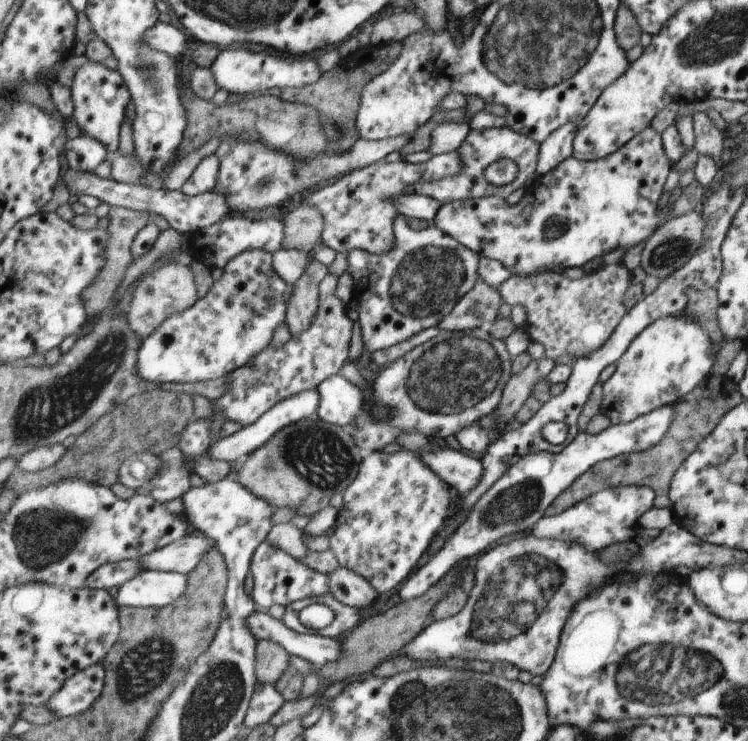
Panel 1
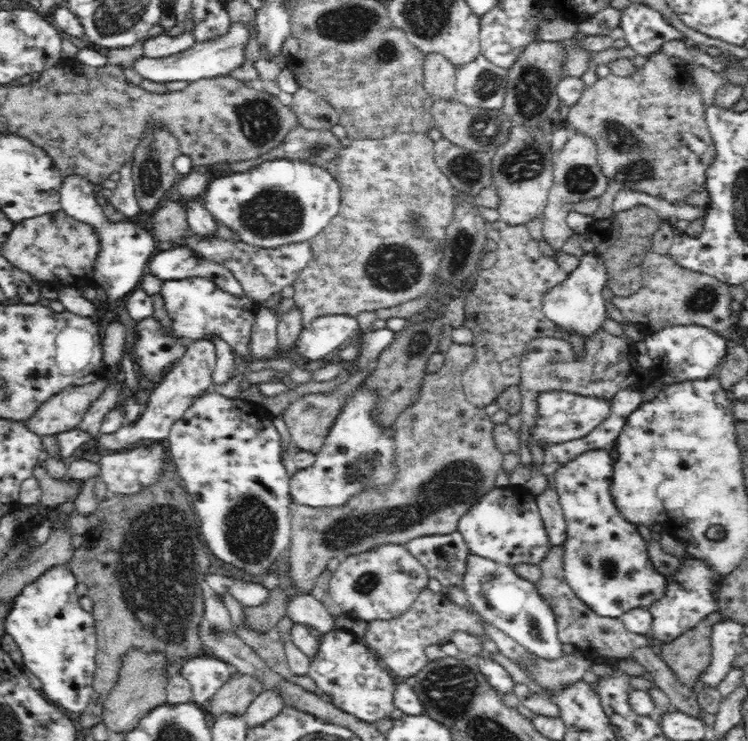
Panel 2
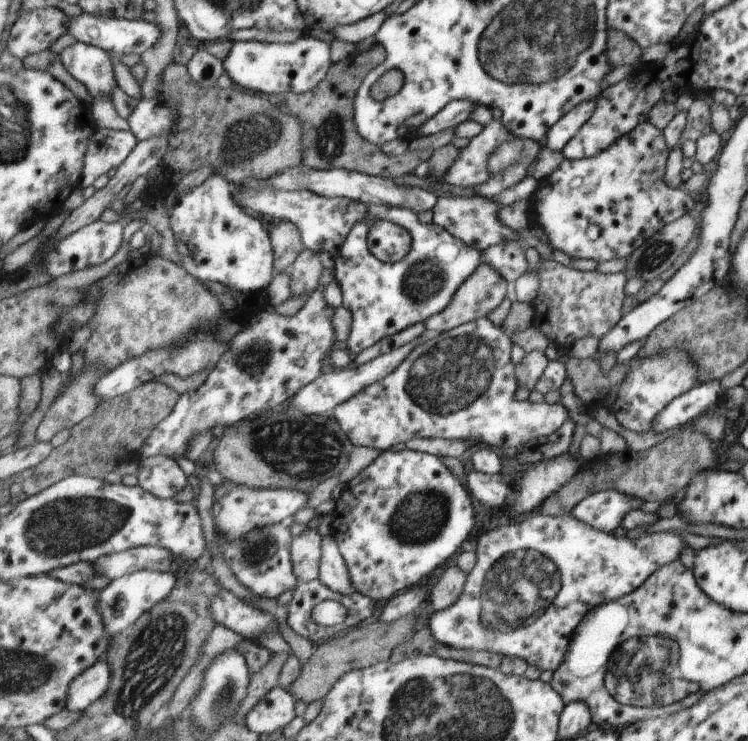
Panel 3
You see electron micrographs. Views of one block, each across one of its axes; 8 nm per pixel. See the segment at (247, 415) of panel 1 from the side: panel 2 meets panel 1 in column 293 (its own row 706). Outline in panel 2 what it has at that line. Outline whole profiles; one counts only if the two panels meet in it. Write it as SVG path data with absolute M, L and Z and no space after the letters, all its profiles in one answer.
M330 630L318 635L318 648L311 656L311 665L308 676L330 697L331 703L338 709L366 722L376 722L382 718L389 718L396 710L396 691L400 685L396 684L395 676L386 672L380 666L380 659L376 652L370 650L370 646L364 646L358 642L355 633L344 630Z

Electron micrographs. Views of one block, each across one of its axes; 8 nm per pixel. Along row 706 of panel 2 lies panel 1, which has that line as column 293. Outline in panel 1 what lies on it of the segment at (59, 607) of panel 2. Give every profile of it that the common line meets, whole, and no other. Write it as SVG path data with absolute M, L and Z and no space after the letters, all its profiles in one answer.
M225 48L218 60L211 66L216 75L219 87L227 91L235 92L235 95L244 94L263 94L270 92L272 88L304 88L316 84L323 78L324 70L318 66L318 62L312 60L296 60L292 62L290 58L284 58L282 54L272 54L272 50L256 54L246 48Z

